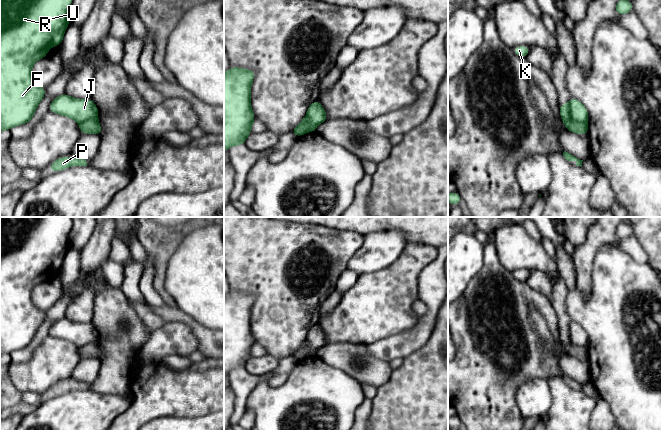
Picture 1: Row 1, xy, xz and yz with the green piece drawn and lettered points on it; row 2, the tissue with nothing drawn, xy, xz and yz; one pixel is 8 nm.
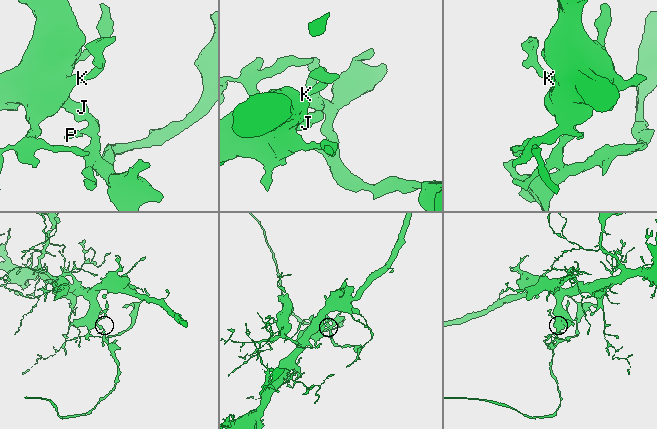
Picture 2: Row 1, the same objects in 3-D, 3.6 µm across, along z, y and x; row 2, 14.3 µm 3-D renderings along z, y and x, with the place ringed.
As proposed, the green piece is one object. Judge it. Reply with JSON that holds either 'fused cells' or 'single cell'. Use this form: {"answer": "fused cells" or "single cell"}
{"answer": "fused cells"}

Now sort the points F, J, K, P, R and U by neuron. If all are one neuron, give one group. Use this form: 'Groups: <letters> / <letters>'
Groups: F J K R U / P

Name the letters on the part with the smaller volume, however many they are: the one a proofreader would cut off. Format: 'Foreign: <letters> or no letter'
Foreign: P

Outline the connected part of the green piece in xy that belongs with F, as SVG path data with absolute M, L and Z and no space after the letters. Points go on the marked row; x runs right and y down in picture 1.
M0 0L0 133L32 121L39 103L46 94L46 88L40 86L32 77L32 67L38 60L47 57L52 46L61 45L65 31L70 24L68 13L71 4L72 0Z

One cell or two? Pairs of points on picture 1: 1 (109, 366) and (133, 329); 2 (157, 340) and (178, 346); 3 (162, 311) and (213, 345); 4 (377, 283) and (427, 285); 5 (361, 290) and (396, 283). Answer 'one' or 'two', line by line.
1: one
2: one
3: one
4: two
5: one

